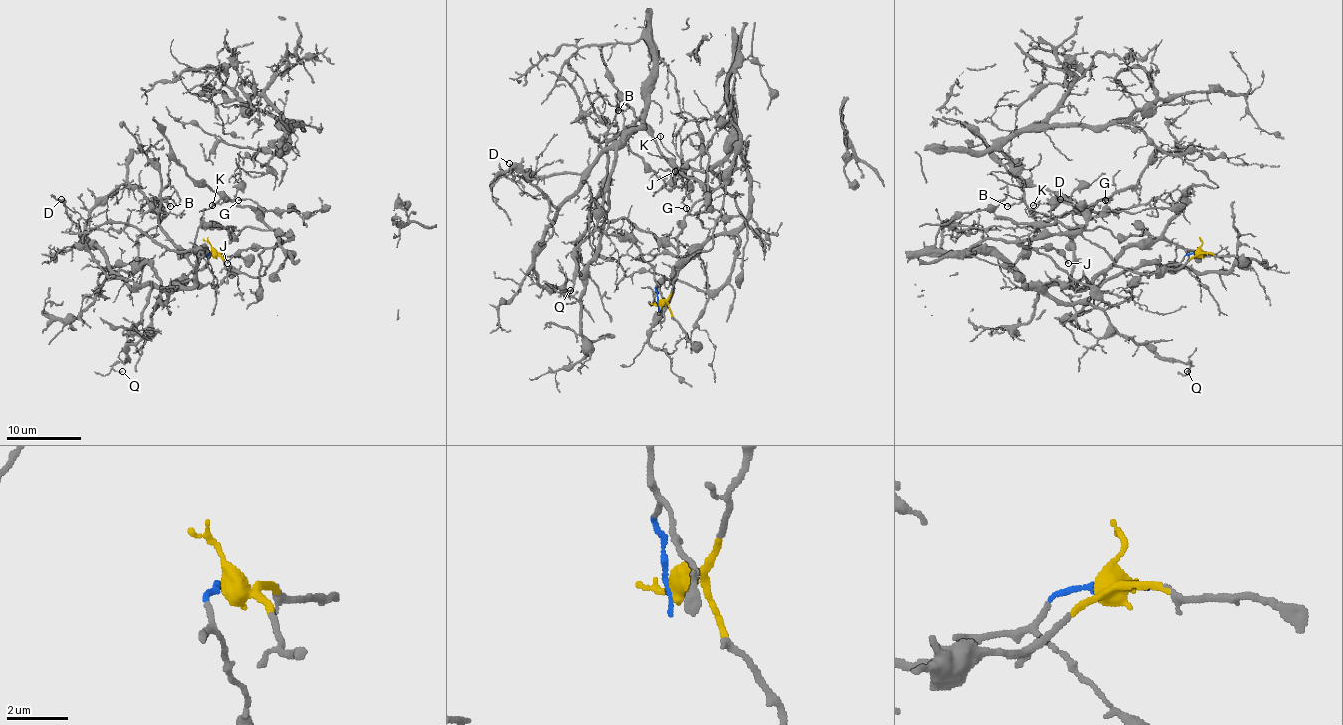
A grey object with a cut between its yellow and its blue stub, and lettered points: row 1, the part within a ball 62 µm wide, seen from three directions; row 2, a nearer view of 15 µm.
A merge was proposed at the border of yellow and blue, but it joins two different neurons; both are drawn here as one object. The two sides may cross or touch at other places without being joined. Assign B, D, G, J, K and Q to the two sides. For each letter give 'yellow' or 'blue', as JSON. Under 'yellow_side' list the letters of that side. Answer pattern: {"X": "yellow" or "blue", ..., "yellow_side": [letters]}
{"B": "blue", "D": "blue", "G": "yellow", "J": "yellow", "K": "yellow", "Q": "blue", "yellow_side": ["G", "J", "K"]}

